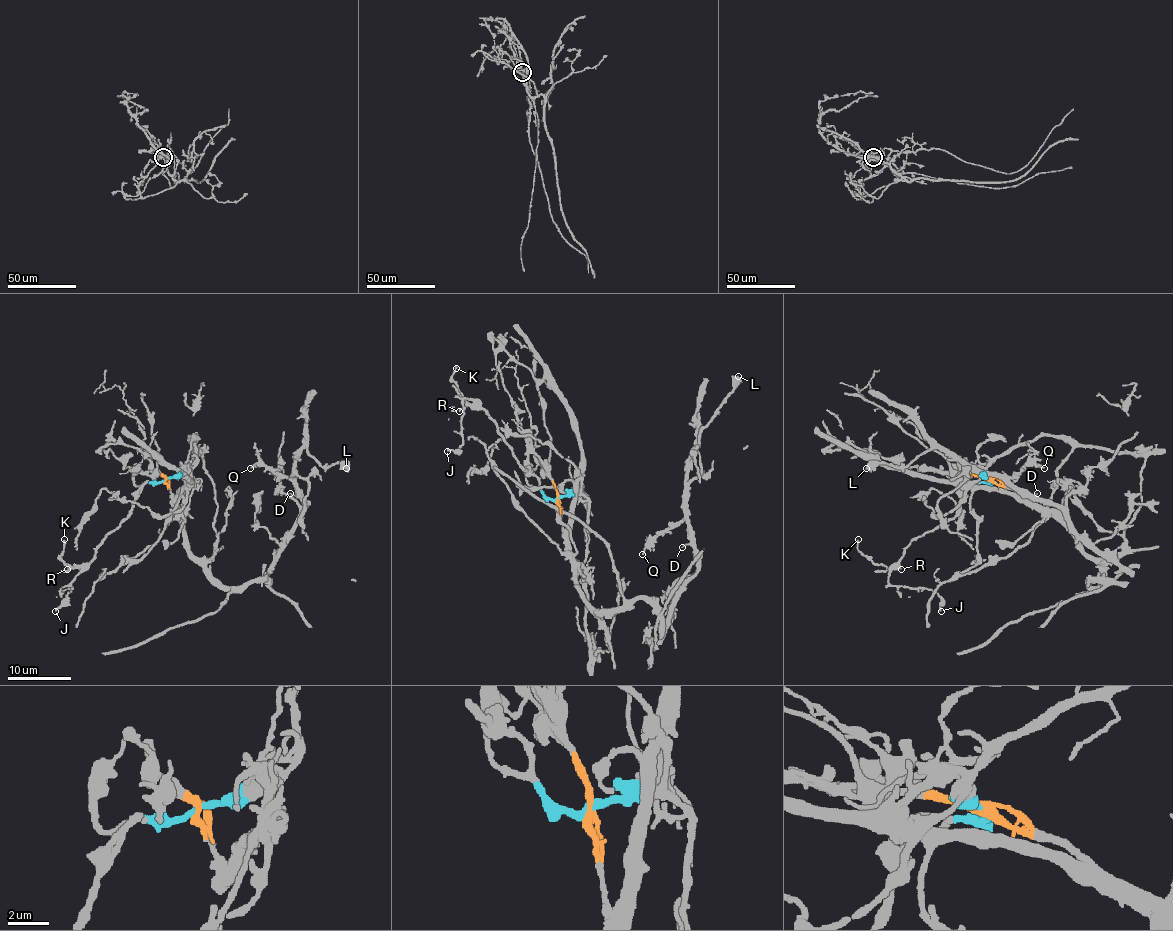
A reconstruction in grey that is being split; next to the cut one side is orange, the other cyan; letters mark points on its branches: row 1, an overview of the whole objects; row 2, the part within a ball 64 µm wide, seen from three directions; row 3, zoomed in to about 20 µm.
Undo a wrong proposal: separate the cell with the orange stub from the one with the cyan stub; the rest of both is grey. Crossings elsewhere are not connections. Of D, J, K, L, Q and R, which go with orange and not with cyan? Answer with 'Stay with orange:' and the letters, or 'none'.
Stay with orange: D, L, Q

